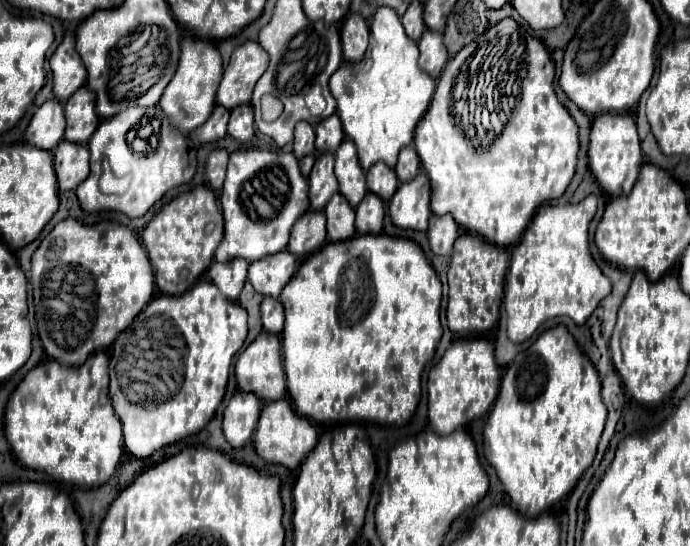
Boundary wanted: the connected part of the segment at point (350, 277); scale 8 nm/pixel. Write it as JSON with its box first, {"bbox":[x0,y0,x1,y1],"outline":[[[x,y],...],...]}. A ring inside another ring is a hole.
{"bbox":[279,234,443,424],"outline":[[[359,234],[351,240],[343,242],[327,242],[321,250],[311,254],[291,278],[291,282],[283,288],[279,296],[285,308],[285,326],[283,326],[283,364],[287,376],[287,390],[295,402],[295,410],[299,414],[307,414],[307,418],[315,422],[379,422],[379,424],[399,424],[409,420],[417,408],[421,396],[421,372],[429,358],[433,358],[437,342],[443,334],[439,322],[441,308],[441,280],[435,274],[433,266],[427,262],[421,246],[409,238],[393,238],[387,234]]]}

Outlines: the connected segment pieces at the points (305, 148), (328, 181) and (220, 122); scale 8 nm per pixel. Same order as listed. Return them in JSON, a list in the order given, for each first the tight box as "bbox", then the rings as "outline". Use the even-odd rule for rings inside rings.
[{"bbox":[293,120,315,158],"outline":[[[301,120],[295,126],[295,140],[293,140],[293,152],[297,158],[303,158],[305,154],[315,152],[315,128]]]},{"bbox":[309,152,337,210],"outline":[[[323,152],[309,174],[309,198],[311,210],[323,210],[329,198],[337,192],[337,178],[333,172],[335,156],[331,152]]]},{"bbox":[195,104,229,142],"outline":[[[217,104],[209,120],[195,130],[195,136],[199,138],[199,142],[215,142],[227,134],[227,122],[229,122],[229,110]]]}]

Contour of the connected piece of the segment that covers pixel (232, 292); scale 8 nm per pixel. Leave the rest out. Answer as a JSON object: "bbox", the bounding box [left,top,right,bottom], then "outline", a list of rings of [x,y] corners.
{"bbox":[209,258,249,300],"outline":[[[233,258],[223,264],[213,262],[209,268],[209,276],[225,298],[237,300],[247,278],[247,268],[249,268],[249,262],[245,258]]]}

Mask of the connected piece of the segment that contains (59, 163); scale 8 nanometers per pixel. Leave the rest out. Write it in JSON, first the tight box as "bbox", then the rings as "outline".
{"bbox":[53,140,89,190],"outline":[[[61,140],[53,150],[53,162],[59,190],[75,190],[89,174],[89,150],[85,144]]]}

